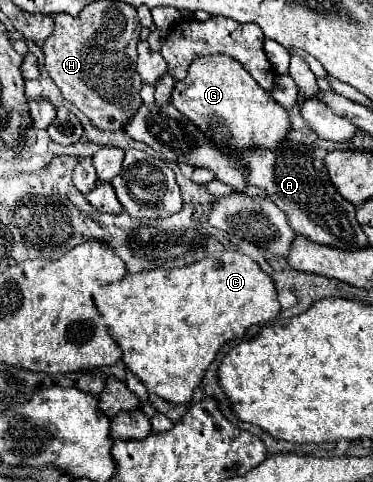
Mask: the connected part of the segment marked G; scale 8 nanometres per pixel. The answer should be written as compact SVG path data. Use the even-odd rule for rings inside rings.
M223 54L195 58L187 70L187 76L175 82L171 104L195 122L211 140L221 146L235 146L239 150L249 146L275 148L291 128L287 110L277 104L235 58Z

